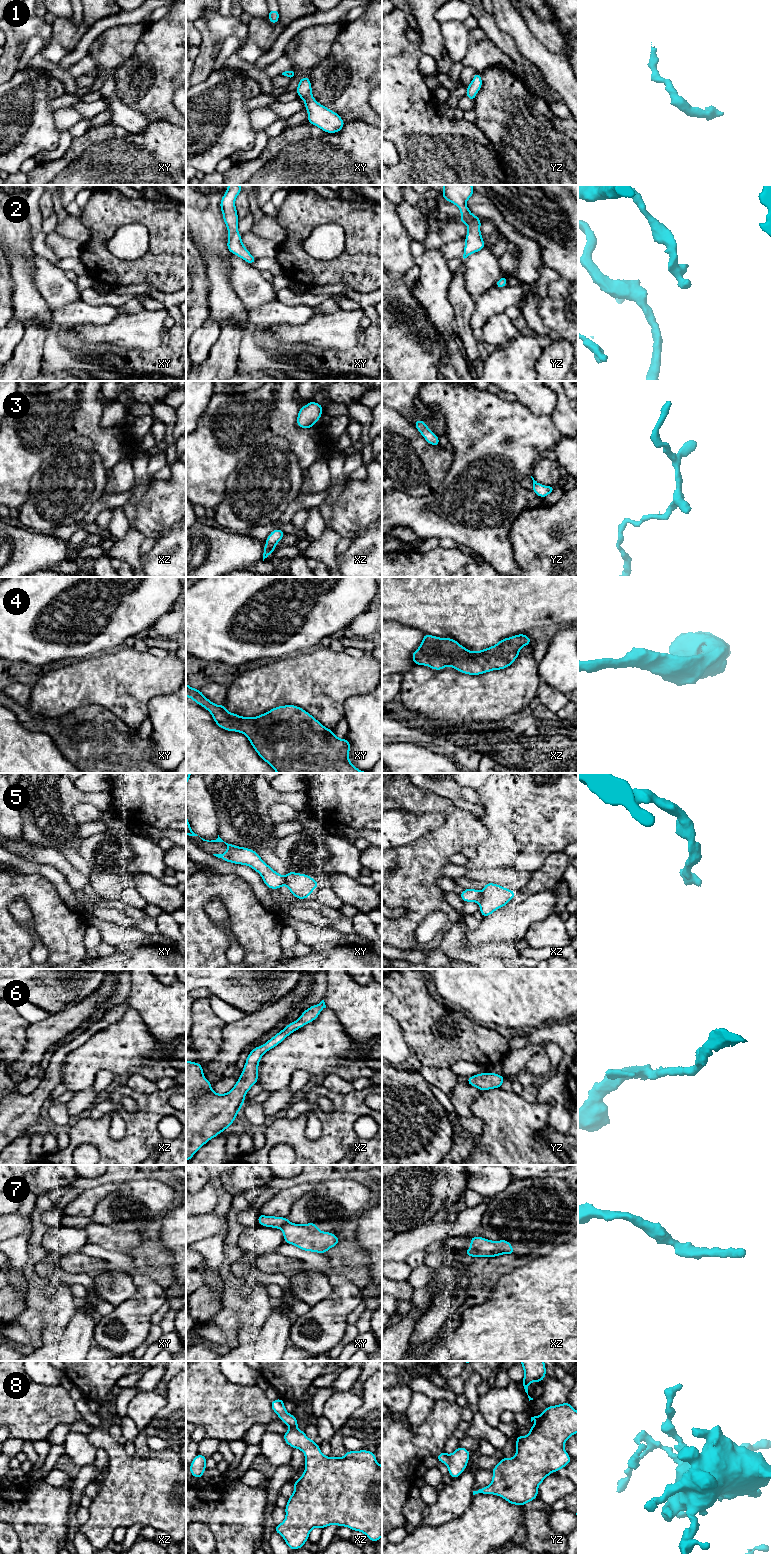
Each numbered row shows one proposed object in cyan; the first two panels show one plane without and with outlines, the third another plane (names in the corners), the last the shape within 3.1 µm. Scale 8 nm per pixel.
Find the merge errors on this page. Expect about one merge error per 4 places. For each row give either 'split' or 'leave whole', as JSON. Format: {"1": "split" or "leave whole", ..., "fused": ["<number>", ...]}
{"1": "leave whole", "2": "leave whole", "3": "leave whole", "4": "leave whole", "5": "split", "6": "leave whole", "7": "leave whole", "8": "leave whole", "fused": ["5"]}

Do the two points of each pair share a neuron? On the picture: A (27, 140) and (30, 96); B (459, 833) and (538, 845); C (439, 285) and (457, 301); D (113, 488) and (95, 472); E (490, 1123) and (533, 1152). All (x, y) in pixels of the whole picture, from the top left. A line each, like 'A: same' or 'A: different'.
A: same
B: different
C: different
D: different
E: same

